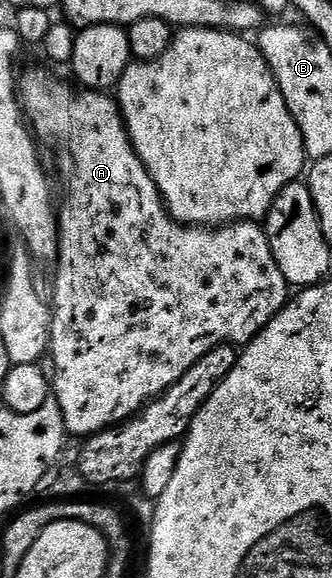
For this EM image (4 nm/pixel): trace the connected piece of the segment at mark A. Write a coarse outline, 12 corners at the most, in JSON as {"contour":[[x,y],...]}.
{"contour":[[20,74],[70,179],[48,358],[121,426],[288,287],[257,221],[184,226],[117,101]]}

